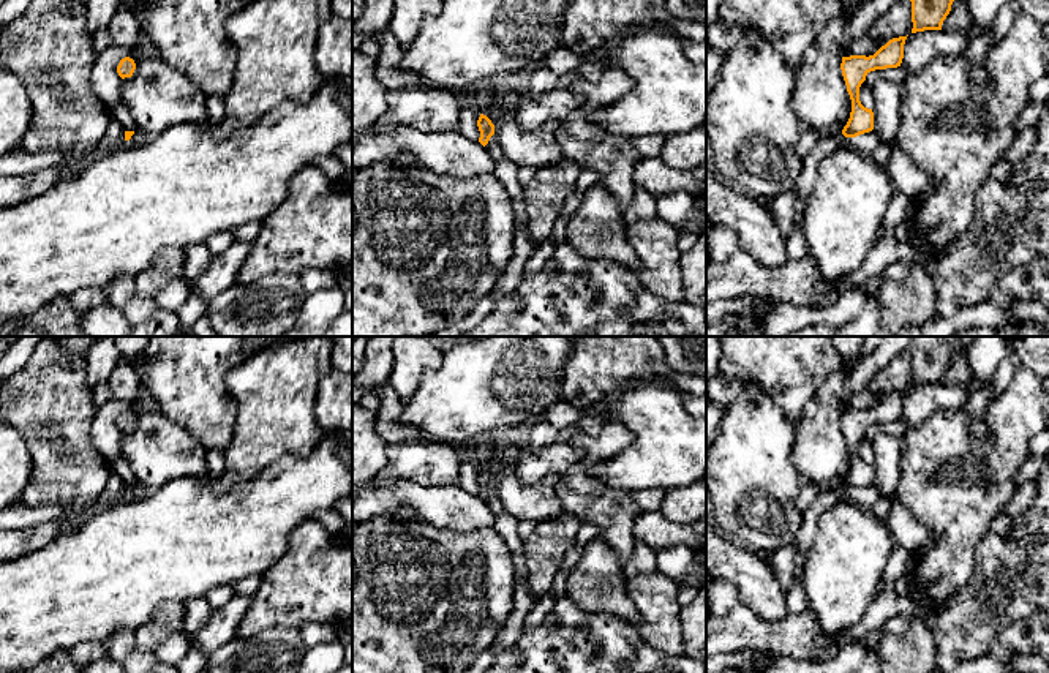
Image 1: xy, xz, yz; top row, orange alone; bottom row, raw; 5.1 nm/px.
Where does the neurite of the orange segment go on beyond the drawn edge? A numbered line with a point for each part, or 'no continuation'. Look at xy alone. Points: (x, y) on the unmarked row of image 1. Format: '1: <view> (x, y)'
no continuation

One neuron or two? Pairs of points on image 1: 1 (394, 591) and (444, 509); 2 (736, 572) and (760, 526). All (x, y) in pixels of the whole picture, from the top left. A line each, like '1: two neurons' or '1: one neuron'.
1: two neurons
2: two neurons

